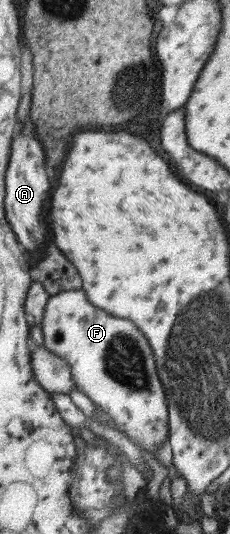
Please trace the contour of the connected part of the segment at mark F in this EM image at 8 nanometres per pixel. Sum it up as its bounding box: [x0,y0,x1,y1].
[40,288,168,457]

